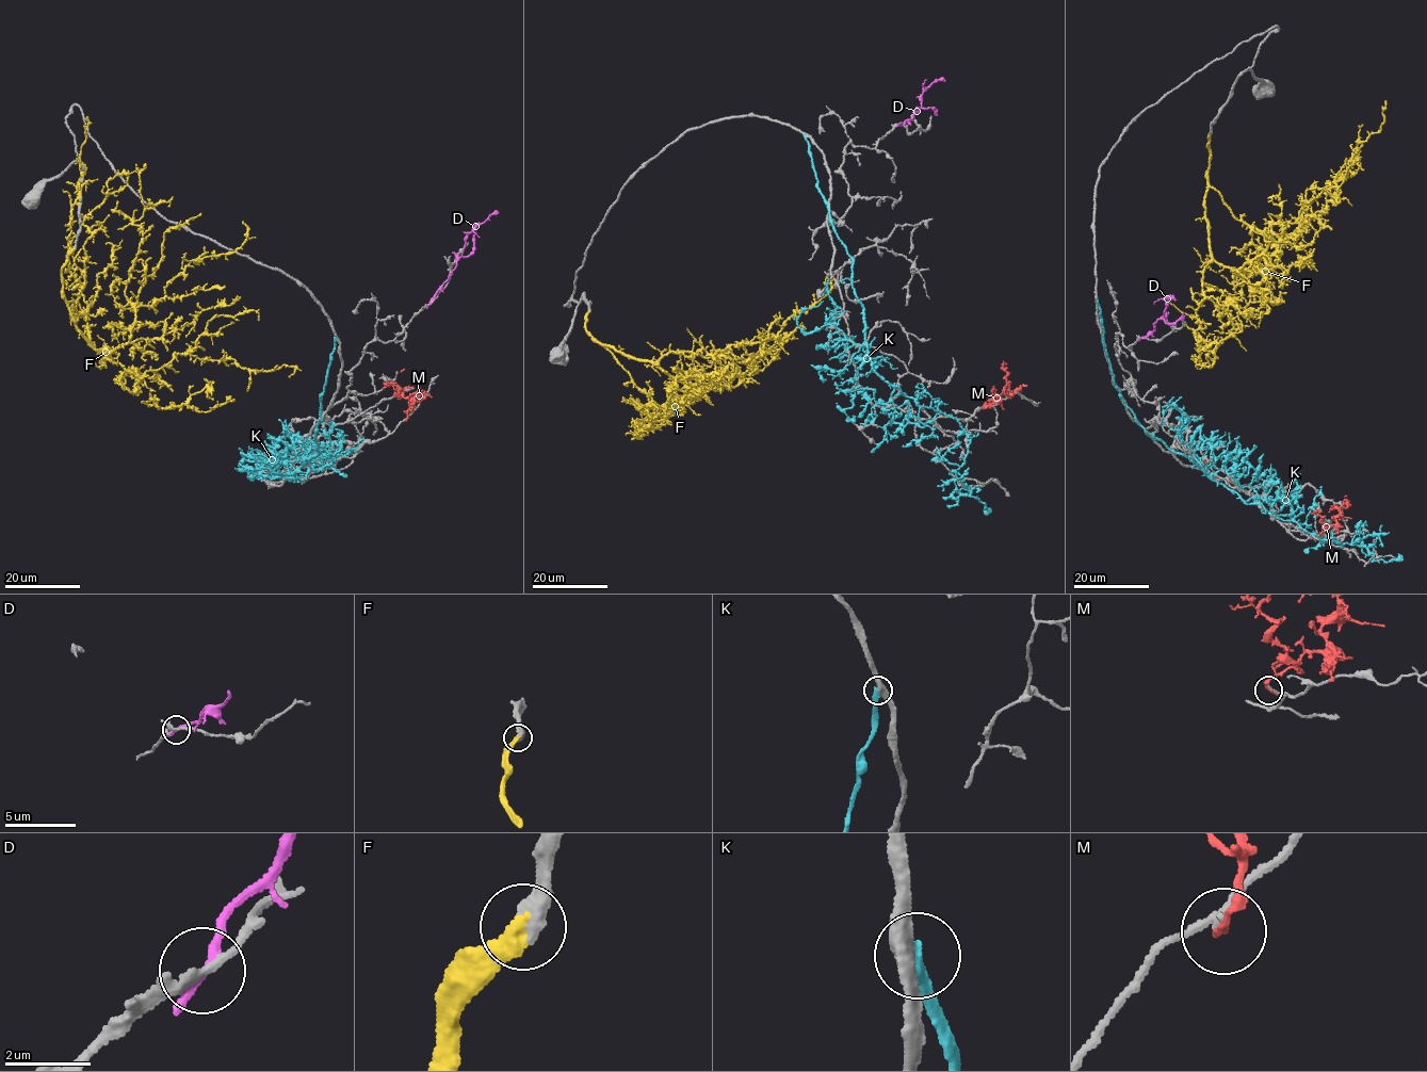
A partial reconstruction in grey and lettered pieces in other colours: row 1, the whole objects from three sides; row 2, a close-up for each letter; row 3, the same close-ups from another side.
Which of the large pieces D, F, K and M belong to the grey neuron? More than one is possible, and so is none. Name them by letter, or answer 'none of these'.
F

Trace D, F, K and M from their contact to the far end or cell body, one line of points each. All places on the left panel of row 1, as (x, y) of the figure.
D: (428, 304), (455, 266), (467, 233), (498, 212)
F: (74, 248), (64, 302), (108, 355), (135, 313), (125, 292), (143, 232), (132, 224), (144, 211), (135, 163)
K: (335, 338), (313, 438), (318, 453), (288, 480), (306, 478), (350, 452), (320, 456), (335, 454), (337, 435)
M: (406, 421), (410, 400), (393, 384), (404, 369)

